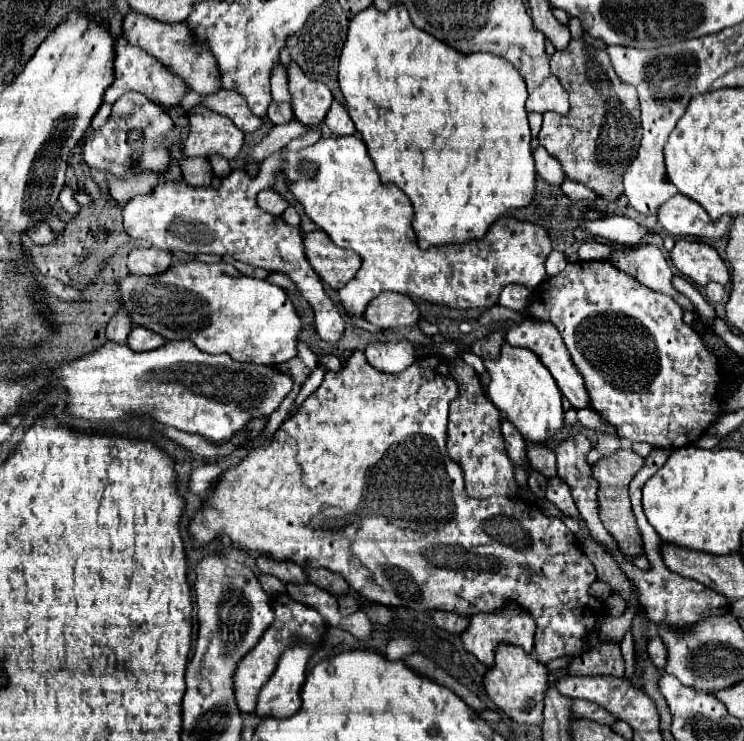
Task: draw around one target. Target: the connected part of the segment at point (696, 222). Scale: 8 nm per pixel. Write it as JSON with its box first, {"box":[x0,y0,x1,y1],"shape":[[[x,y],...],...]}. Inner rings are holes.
{"box":[657,195,727,239],"shape":[[[675,195],[657,211],[659,223],[671,233],[681,237],[703,237],[713,239],[727,233],[727,221],[711,221],[709,215],[699,207],[699,203],[687,199],[685,195]]]}

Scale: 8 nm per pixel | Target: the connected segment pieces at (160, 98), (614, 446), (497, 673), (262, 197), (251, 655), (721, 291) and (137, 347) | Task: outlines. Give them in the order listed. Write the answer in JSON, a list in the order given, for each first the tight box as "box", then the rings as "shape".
[{"box":[103,37,189,107],"shape":[[[119,37],[115,45],[115,81],[111,83],[111,87],[107,87],[103,99],[105,103],[113,103],[125,91],[139,91],[147,95],[147,99],[151,99],[153,103],[171,107],[171,105],[179,105],[179,99],[183,97],[183,93],[189,91],[189,87],[181,79],[177,79],[177,75],[171,75],[155,57],[147,55],[143,49],[133,47]]]},{"box":[587,431,621,463],"shape":[[[597,431],[597,445],[587,453],[587,459],[591,463],[595,461],[601,461],[605,457],[611,457],[613,453],[617,453],[621,449],[621,439],[613,433],[603,433],[603,431]]]},{"box":[483,643,549,723],"shape":[[[499,643],[495,649],[495,663],[487,669],[483,677],[483,687],[489,699],[513,721],[517,723],[535,723],[543,721],[543,693],[547,689],[549,671],[545,665],[537,663],[537,659],[525,653],[519,645],[513,643]]]},{"box":[257,189,287,216],"shape":[[[263,189],[263,191],[259,191],[259,195],[257,195],[257,205],[259,205],[263,211],[277,216],[281,216],[281,213],[287,209],[287,201],[285,201],[277,191],[273,191],[273,189]]]},{"box":[233,593,327,713],"shape":[[[287,593],[281,595],[281,597],[273,597],[271,599],[271,609],[275,613],[275,621],[263,633],[263,637],[259,639],[259,643],[239,661],[239,665],[235,669],[235,675],[233,675],[235,701],[237,701],[239,711],[245,711],[245,713],[249,713],[249,711],[255,709],[255,701],[257,701],[259,689],[269,679],[269,675],[275,671],[275,663],[279,661],[281,651],[291,643],[291,639],[295,637],[297,641],[303,639],[305,643],[319,643],[321,637],[327,631],[327,625],[323,623],[321,615],[315,609],[311,609],[311,607],[299,603],[299,601],[293,601]]]},{"box":[705,283,727,305],"shape":[[[709,283],[709,285],[705,287],[705,299],[707,299],[711,305],[721,303],[725,297],[727,297],[727,291],[725,291],[725,287],[719,285],[719,283]]]},{"box":[127,327,165,351],"shape":[[[135,327],[127,339],[127,345],[133,351],[151,351],[165,343],[161,335],[155,335],[155,331],[147,331],[145,327]]]}]

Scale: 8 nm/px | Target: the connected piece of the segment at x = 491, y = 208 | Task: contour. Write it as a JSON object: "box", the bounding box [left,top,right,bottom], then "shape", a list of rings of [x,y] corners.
{"box":[339,3,535,249],"shape":[[[395,3],[395,5],[391,5],[391,9],[387,13],[375,9],[373,5],[363,9],[361,13],[357,13],[349,23],[347,39],[345,39],[341,57],[339,57],[339,87],[341,87],[341,93],[347,101],[349,115],[369,149],[369,155],[375,163],[375,169],[377,169],[381,181],[395,183],[411,199],[413,209],[415,209],[413,229],[415,229],[419,245],[423,249],[427,249],[429,245],[463,243],[463,241],[471,241],[471,239],[481,239],[487,233],[489,225],[497,217],[501,217],[509,209],[519,209],[519,207],[529,205],[533,199],[533,191],[535,191],[535,163],[533,163],[533,155],[531,155],[531,131],[529,131],[529,121],[527,121],[529,113],[525,109],[527,89],[525,89],[523,77],[519,75],[519,71],[515,71],[515,67],[511,67],[511,63],[507,63],[505,59],[501,59],[497,55],[491,55],[491,53],[457,55],[457,53],[459,51],[455,51],[453,47],[447,47],[443,41],[417,29],[409,19],[407,7],[403,7],[403,3]]]}

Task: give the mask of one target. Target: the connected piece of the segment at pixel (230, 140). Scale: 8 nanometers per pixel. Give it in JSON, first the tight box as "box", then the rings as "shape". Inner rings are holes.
{"box":[183,105,244,159],"shape":[[[197,105],[189,111],[191,133],[185,141],[183,153],[187,157],[203,157],[203,155],[221,155],[225,159],[237,157],[244,144],[244,133],[235,127],[235,123],[219,115],[215,111]]]}

